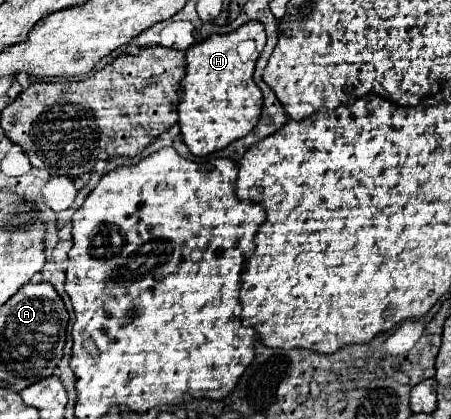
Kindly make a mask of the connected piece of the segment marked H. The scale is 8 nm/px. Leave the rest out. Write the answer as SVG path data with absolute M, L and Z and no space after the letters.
M249 20L247 24L239 26L235 32L229 34L211 34L203 42L197 42L185 50L185 76L181 80L181 104L177 106L179 112L179 126L183 142L189 146L189 150L195 156L207 156L211 152L217 152L231 144L237 138L247 136L261 114L263 108L263 94L253 84L253 70L255 62L265 46L265 28L259 20Z

